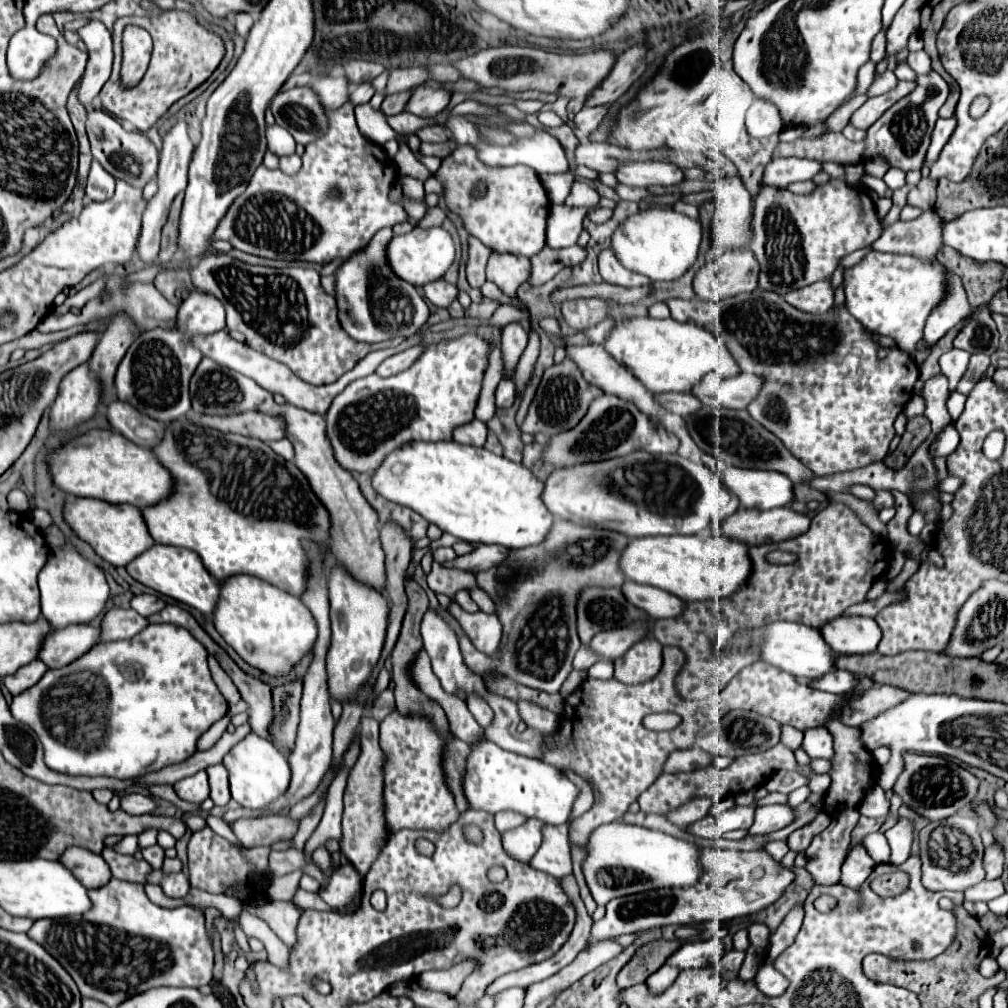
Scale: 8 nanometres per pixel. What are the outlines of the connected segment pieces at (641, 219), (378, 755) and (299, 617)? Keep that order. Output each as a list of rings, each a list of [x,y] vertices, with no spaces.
[[[650,207],[626,217],[616,227],[612,233],[612,249],[626,269],[644,275],[650,281],[674,281],[682,277],[696,261],[700,239],[702,229],[698,221],[676,213],[674,209]]]
[[[362,719],[360,723],[360,747],[362,753],[356,761],[356,765],[350,771],[348,785],[344,791],[344,817],[342,817],[342,843],[340,849],[350,859],[350,863],[356,867],[356,871],[364,877],[378,853],[382,851],[384,841],[384,807],[382,807],[382,773],[384,773],[384,749],[380,747],[380,723],[374,719]]]
[[[234,575],[222,581],[220,591],[212,613],[214,627],[248,665],[270,675],[284,675],[300,657],[310,654],[318,629],[298,597],[248,575]]]

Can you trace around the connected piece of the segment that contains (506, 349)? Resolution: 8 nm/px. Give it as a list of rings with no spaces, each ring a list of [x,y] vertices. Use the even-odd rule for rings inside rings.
[[[508,323],[502,329],[502,361],[504,361],[502,379],[512,377],[518,359],[526,349],[526,343],[528,343],[528,333],[518,323]]]

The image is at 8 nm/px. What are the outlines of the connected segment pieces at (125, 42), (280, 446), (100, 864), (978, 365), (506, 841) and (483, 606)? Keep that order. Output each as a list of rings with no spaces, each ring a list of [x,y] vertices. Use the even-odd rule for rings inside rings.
[[[129,25],[122,36],[122,68],[120,79],[124,87],[136,87],[148,69],[150,51],[153,43],[151,36],[143,28]]]
[[[278,439],[278,441],[270,441],[268,443],[272,449],[274,449],[274,453],[278,453],[278,455],[282,455],[286,461],[292,461],[292,457],[294,457],[294,449],[290,447],[290,441],[288,439]]]
[[[68,847],[58,859],[86,889],[96,889],[106,885],[112,877],[110,867],[102,859],[102,855],[86,851],[82,847]]]
[[[972,355],[970,371],[966,371],[966,375],[962,377],[962,383],[958,383],[958,391],[968,395],[972,391],[972,387],[984,377],[988,367],[990,367],[990,357],[986,357],[986,355]]]
[[[530,819],[522,827],[504,831],[502,833],[504,851],[520,863],[530,863],[530,859],[534,857],[534,853],[538,851],[540,843],[542,843],[542,831],[540,829],[542,829],[542,821]]]
[[[472,587],[472,589],[468,589],[468,591],[470,591],[472,601],[480,607],[480,611],[484,611],[484,613],[494,613],[494,603],[492,603],[492,599],[490,599],[482,589]]]

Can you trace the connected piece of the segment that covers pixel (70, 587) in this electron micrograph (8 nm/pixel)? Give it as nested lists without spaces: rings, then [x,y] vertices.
[[[72,547],[54,549],[50,553],[46,567],[38,575],[38,585],[42,595],[42,615],[52,627],[92,621],[104,609],[104,603],[110,595],[104,573],[96,565],[80,557]]]

